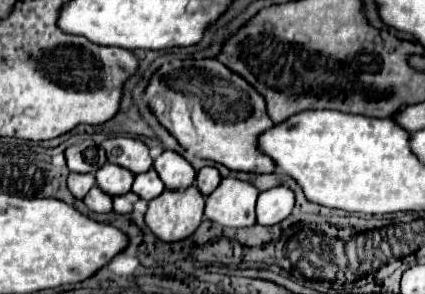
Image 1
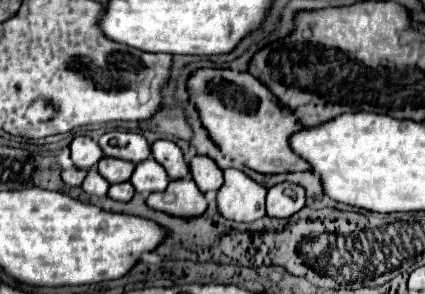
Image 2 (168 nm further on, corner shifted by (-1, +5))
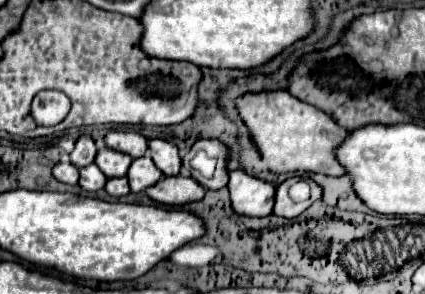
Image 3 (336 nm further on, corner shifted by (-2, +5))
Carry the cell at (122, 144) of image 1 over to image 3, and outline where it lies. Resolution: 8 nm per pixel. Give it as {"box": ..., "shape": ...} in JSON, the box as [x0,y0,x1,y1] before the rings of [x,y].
{"box":[104,130,148,158],"shape":[[[110,130],[104,136],[104,144],[116,152],[124,152],[132,158],[140,158],[148,150],[148,140],[138,134],[138,132],[120,132],[120,130]]]}

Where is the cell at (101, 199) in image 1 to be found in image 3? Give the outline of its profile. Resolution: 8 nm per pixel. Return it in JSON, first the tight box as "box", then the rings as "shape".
{"box":[80,164,106,192],"shape":[[[90,164],[90,166],[84,166],[82,170],[80,170],[80,186],[84,188],[84,190],[88,190],[88,192],[96,192],[96,190],[100,190],[100,188],[104,188],[104,184],[106,184],[106,176],[100,172],[100,168],[96,166],[96,164]]]}

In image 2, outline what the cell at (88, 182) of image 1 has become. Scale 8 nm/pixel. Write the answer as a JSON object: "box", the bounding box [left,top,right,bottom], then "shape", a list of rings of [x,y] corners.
{"box":[61,166,87,186],"shape":[[[75,166],[61,172],[63,182],[69,184],[69,186],[81,186],[81,182],[85,180],[85,176],[87,176],[87,172],[85,172],[85,170],[79,170],[79,168],[75,168]]]}

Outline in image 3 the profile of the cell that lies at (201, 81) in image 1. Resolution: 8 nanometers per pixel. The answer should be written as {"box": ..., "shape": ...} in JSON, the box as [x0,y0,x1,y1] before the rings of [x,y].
{"box":[236,90,348,176],"shape":[[[286,90],[248,92],[238,98],[236,112],[246,124],[250,138],[270,172],[318,172],[328,176],[344,174],[344,168],[340,168],[340,164],[336,164],[336,158],[332,158],[332,150],[336,144],[340,144],[340,140],[344,140],[348,132],[340,128],[330,116],[312,108],[310,104],[296,100]]]}

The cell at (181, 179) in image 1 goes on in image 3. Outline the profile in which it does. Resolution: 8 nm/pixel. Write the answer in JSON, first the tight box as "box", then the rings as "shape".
{"box":[148,140,182,176],"shape":[[[150,140],[148,142],[150,156],[154,164],[164,172],[164,176],[178,176],[182,168],[182,160],[178,148],[166,140]]]}

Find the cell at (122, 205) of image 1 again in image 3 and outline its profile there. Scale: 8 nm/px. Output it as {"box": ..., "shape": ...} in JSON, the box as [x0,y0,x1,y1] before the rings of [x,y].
{"box":[106,178,130,198],"shape":[[[110,178],[106,182],[106,192],[114,198],[122,198],[130,192],[130,186],[128,186],[128,178]]]}

